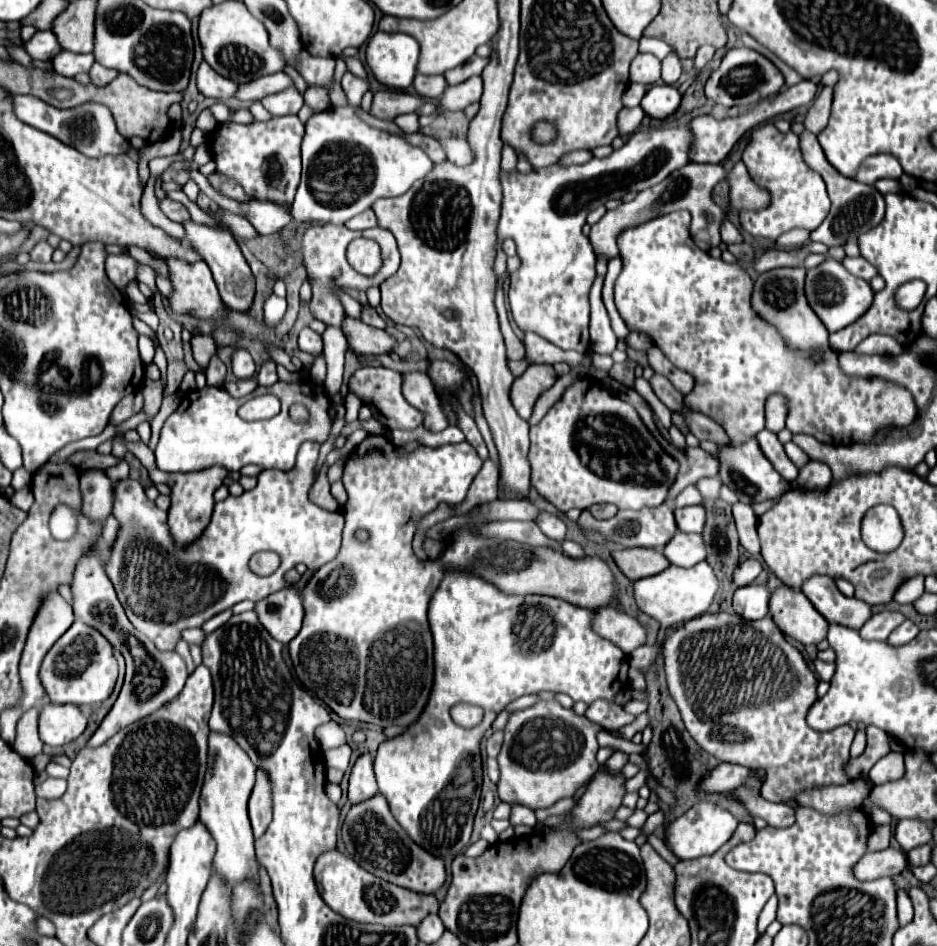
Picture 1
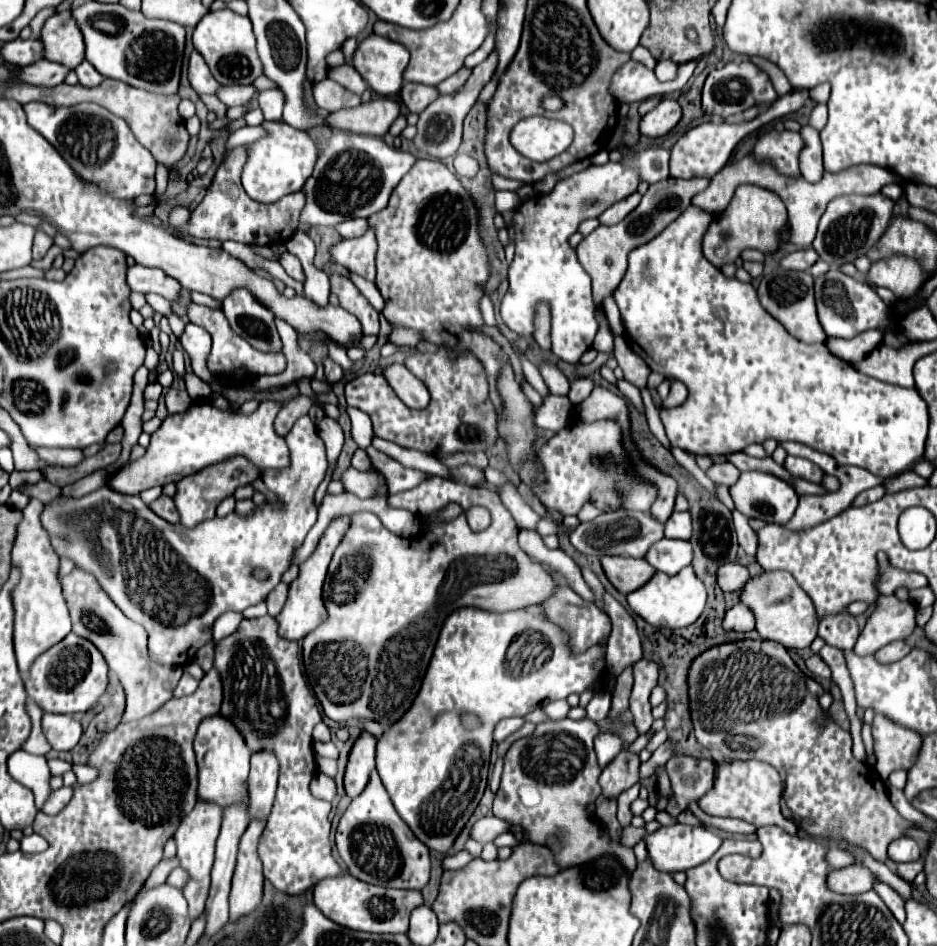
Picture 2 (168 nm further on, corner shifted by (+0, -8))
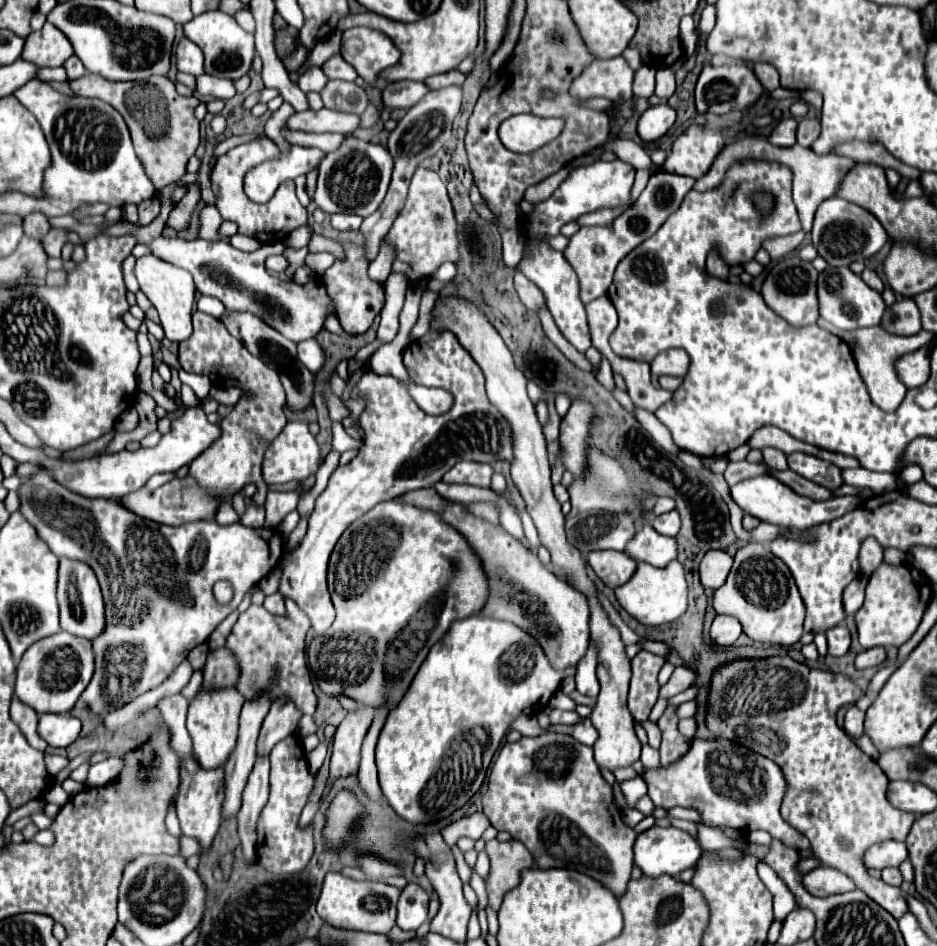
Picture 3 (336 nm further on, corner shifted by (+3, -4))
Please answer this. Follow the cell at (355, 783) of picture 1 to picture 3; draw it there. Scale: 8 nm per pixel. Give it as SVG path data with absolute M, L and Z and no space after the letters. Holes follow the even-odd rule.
M358 707L356 711L350 711L346 719L338 725L334 735L334 751L330 759L330 783L334 783L340 777L350 777L358 773L362 739L366 737L372 719L372 707Z

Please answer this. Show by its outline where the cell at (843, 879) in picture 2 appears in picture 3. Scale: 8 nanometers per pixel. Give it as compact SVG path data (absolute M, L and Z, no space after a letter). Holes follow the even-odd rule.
M826 865L816 867L810 873L806 873L804 883L806 883L806 889L816 897L828 897L828 895L856 889L856 883L848 875L844 875L838 869L826 867Z

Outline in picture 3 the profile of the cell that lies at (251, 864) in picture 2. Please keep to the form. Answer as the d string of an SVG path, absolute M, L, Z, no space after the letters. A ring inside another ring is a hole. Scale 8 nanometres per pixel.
M258 757L242 795L242 809L238 813L238 835L246 863L254 863L256 859L256 821L270 795L268 771L270 771L268 759Z

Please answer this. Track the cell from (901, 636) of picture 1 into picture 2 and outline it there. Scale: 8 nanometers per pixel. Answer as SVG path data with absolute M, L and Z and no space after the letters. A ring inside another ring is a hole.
M893 641L889 645L885 645L883 649L879 649L875 653L875 659L879 663L895 663L899 659L903 659L907 653L911 651L911 647L905 643L905 641Z

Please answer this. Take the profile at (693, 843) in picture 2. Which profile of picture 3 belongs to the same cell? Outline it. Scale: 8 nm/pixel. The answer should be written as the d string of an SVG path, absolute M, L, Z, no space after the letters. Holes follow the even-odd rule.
M650 827L648 831L640 833L634 843L634 863L644 871L644 875L658 877L658 875L678 875L684 869L690 869L696 865L696 861L702 857L702 847L698 841L682 829L676 827Z

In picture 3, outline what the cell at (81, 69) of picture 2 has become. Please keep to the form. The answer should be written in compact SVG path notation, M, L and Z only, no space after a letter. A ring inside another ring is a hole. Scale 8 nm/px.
M72 55L72 57L64 63L64 69L66 69L70 81L72 81L72 79L78 79L78 77L82 77L82 75L86 75L86 69L84 69L82 61L80 61L76 55Z

